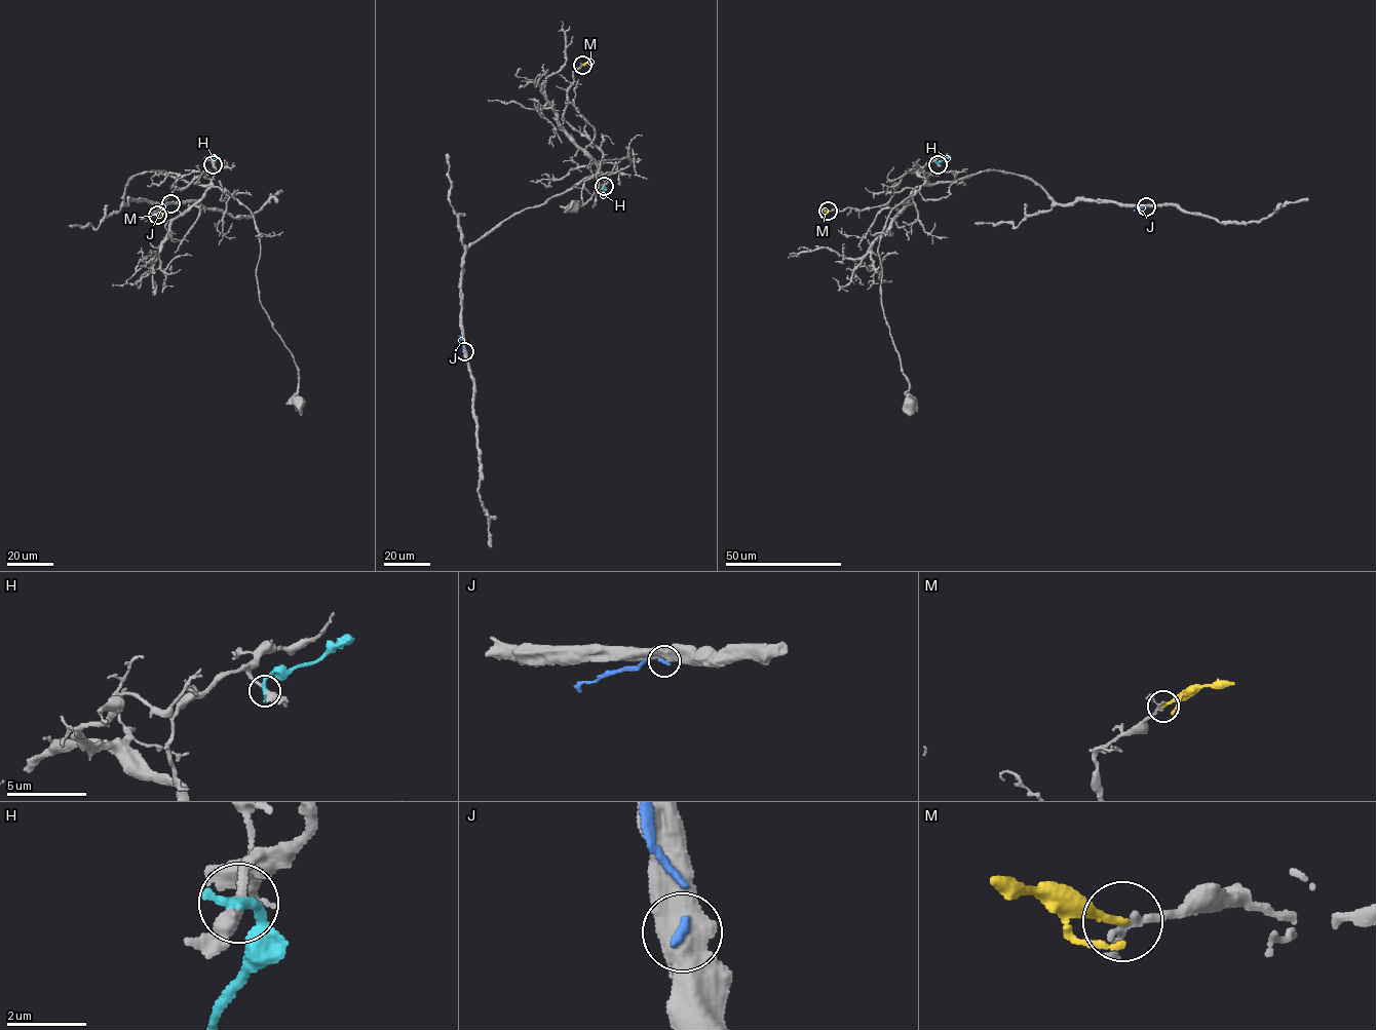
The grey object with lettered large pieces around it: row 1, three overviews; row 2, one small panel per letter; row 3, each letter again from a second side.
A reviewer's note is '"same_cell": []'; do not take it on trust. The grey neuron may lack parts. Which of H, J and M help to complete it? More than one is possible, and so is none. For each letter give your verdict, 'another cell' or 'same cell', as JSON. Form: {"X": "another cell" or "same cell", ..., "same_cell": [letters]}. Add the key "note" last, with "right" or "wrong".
{"H": "another cell", "J": "another cell", "M": "another cell", "same_cell": [], "note": "right"}

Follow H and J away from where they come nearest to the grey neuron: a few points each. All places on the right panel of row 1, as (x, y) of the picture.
H: (938, 164), (950, 156)
J: (1146, 206), (1134, 211)

